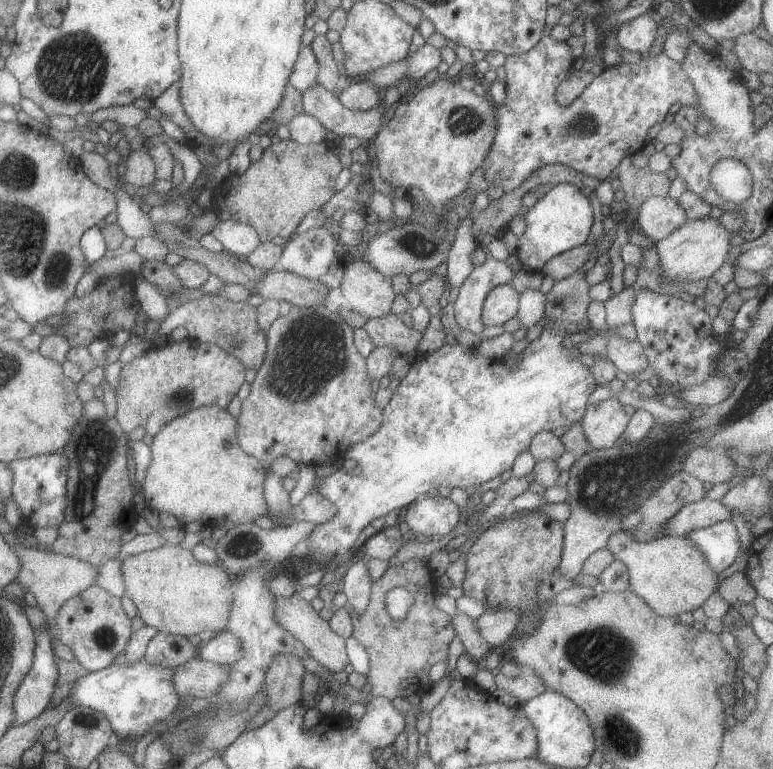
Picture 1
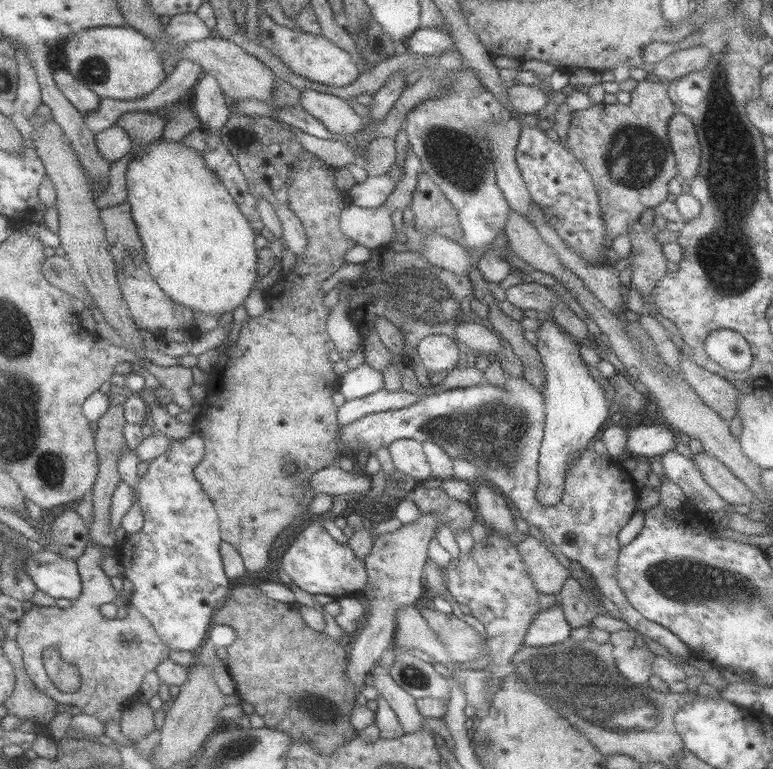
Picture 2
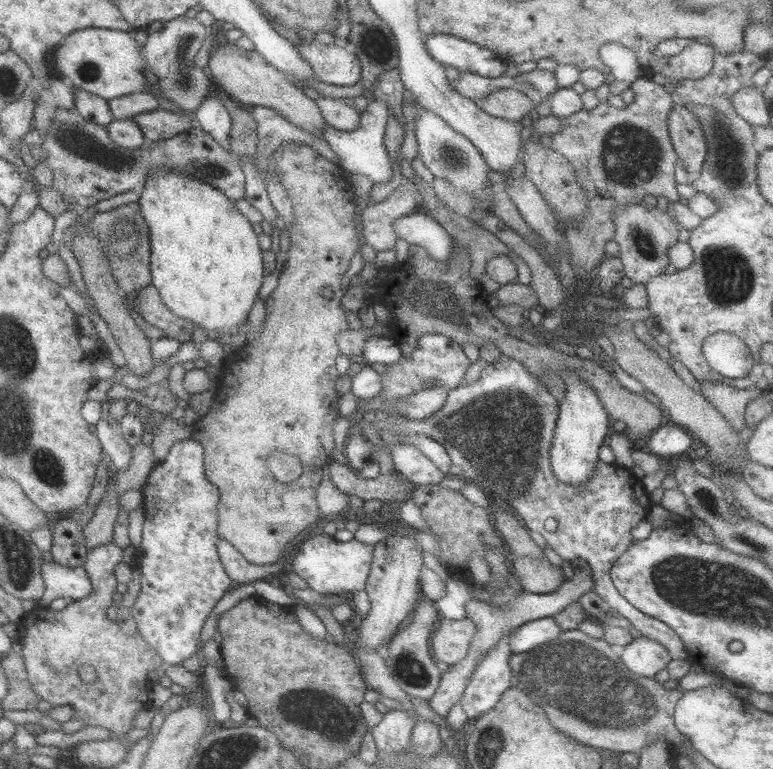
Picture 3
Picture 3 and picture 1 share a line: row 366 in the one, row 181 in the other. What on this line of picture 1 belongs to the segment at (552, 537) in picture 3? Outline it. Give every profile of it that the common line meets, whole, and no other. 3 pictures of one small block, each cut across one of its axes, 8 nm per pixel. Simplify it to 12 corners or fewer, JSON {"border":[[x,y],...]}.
{"border":[[542,35],[507,55],[481,163],[515,190],[561,163],[602,181],[671,104],[697,106],[663,53],[606,67],[568,107],[575,59]]}

